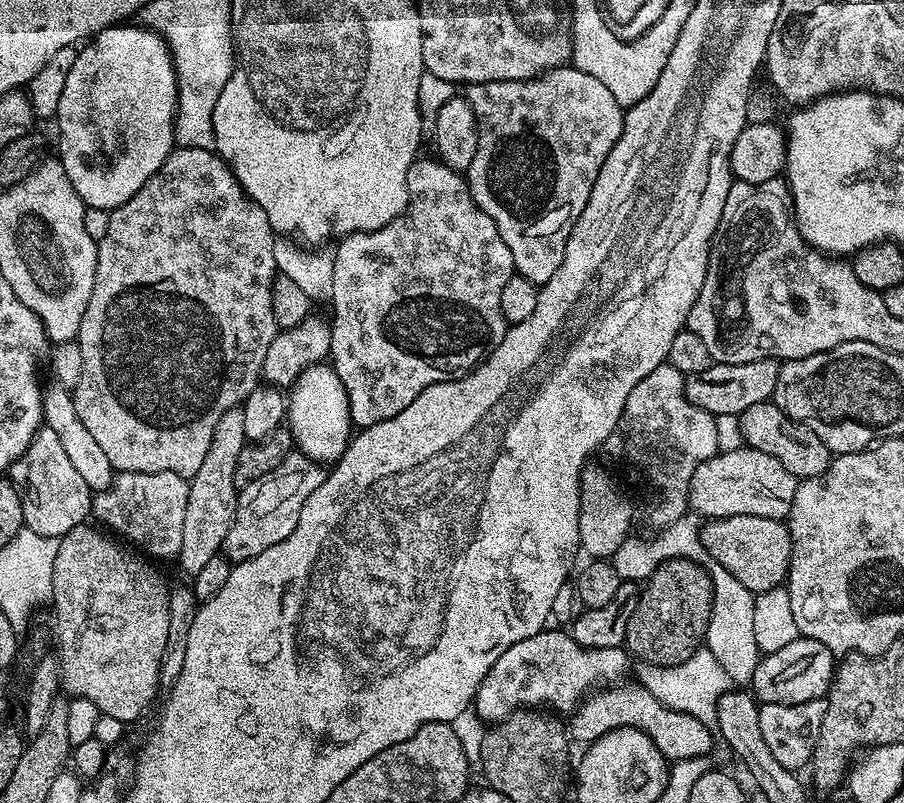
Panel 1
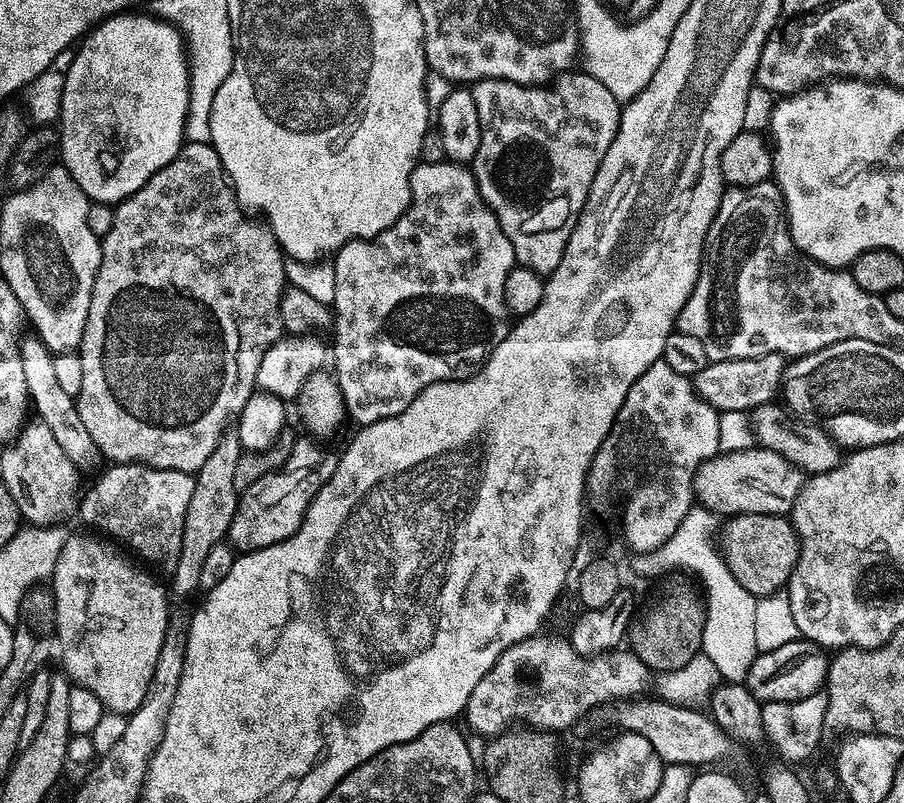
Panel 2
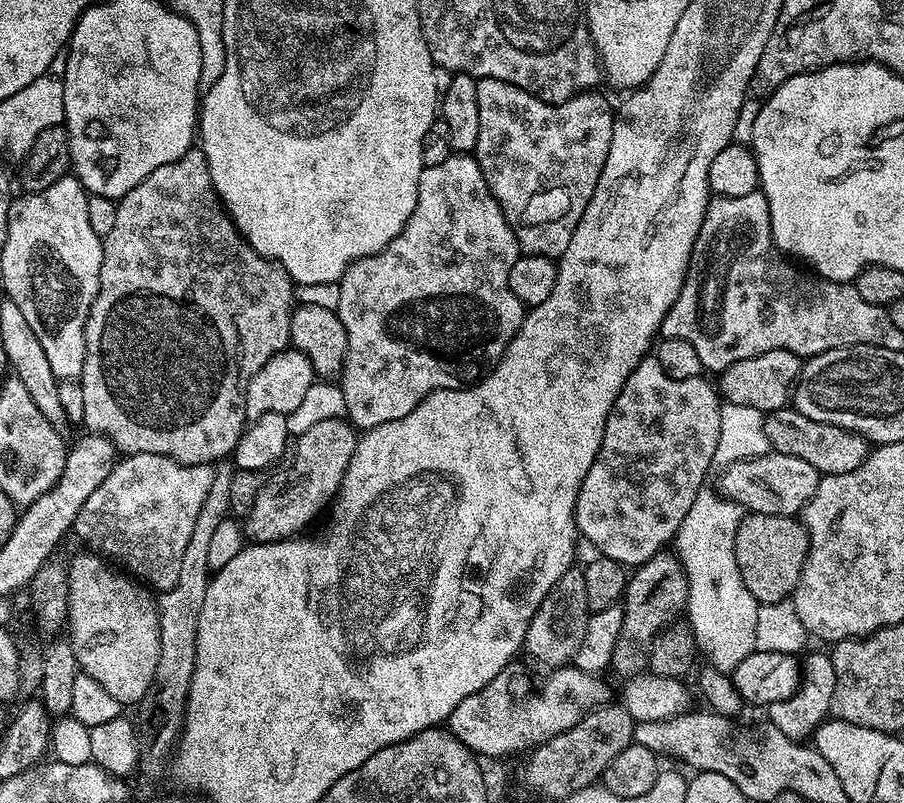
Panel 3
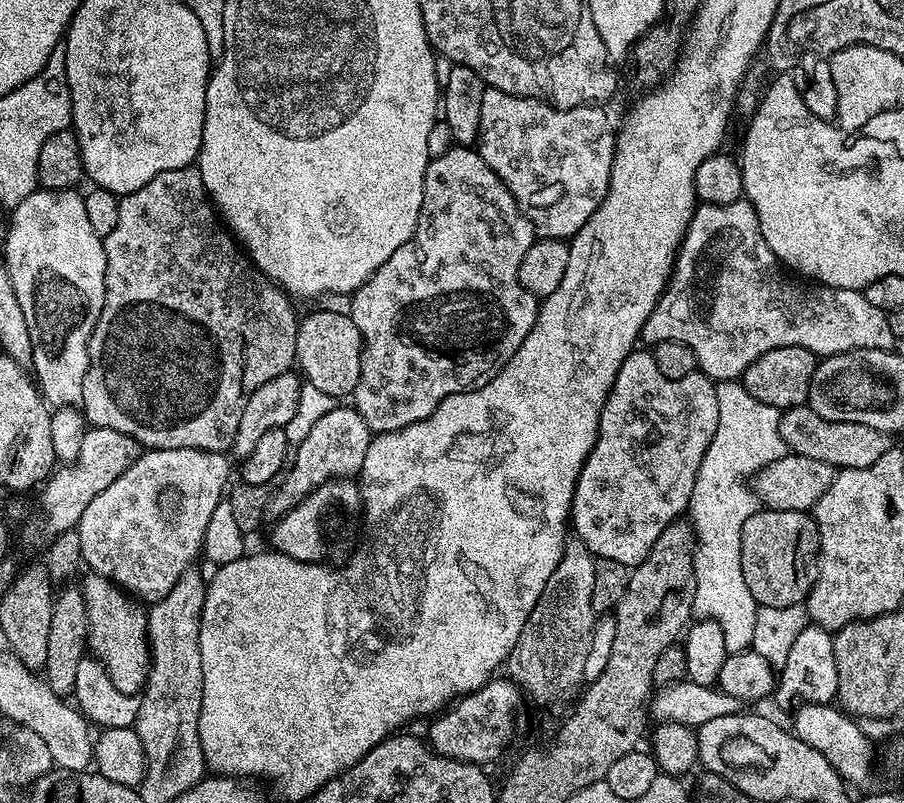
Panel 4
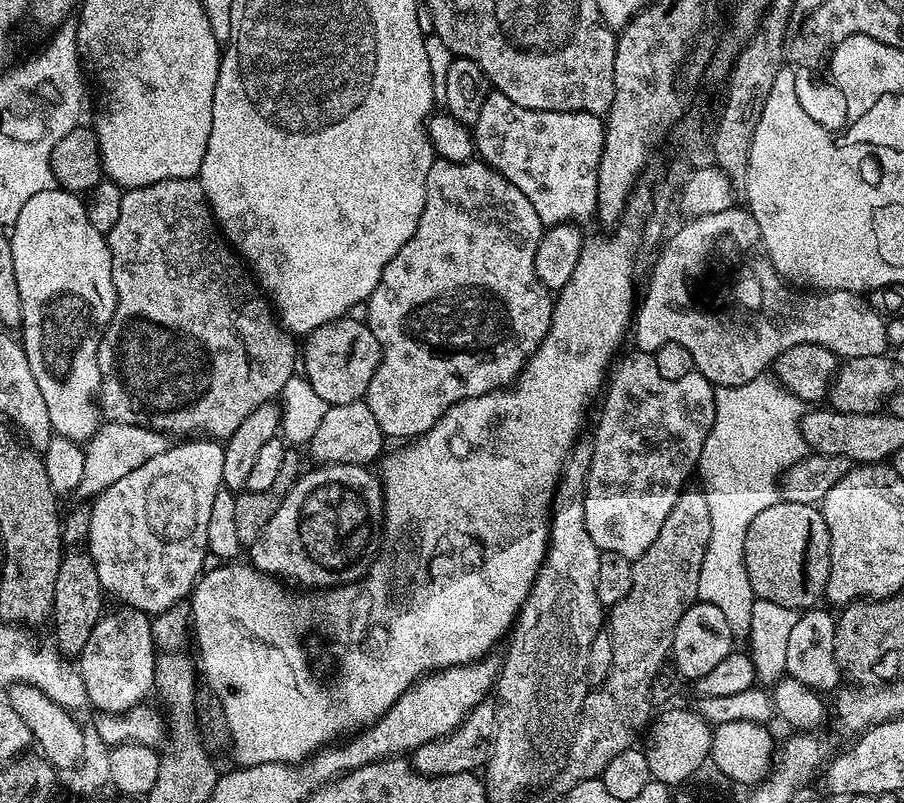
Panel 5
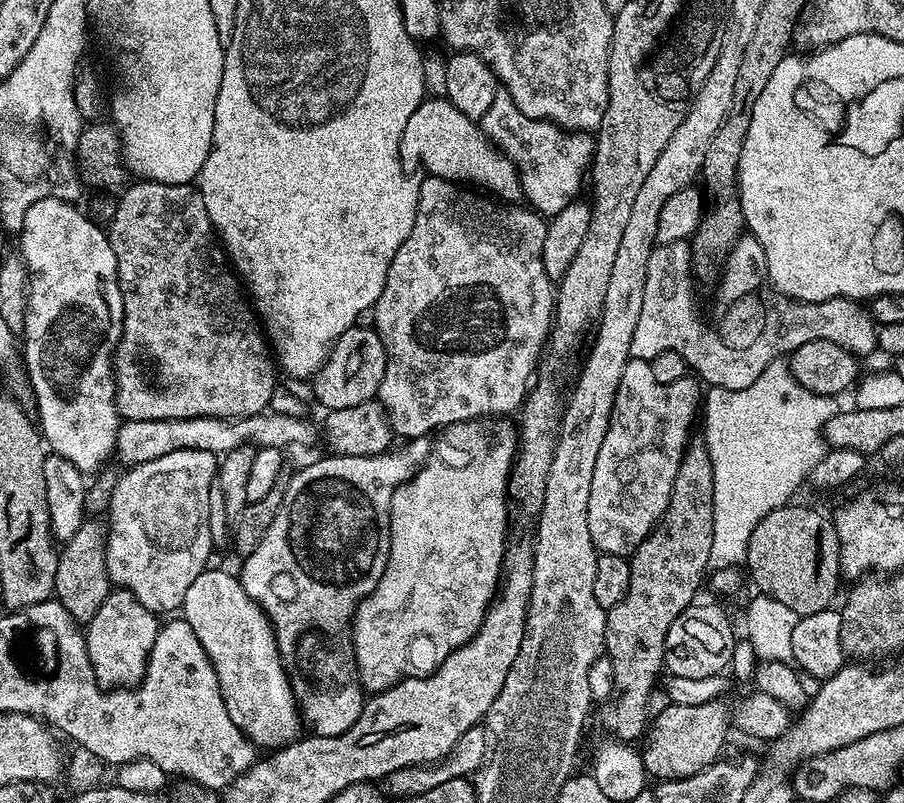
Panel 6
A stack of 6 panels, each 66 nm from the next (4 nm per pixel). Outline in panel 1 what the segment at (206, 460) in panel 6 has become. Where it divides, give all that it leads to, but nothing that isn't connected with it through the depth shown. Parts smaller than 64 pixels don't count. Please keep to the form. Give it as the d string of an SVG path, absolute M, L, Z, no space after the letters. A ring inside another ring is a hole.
M116 472L112 485L93 495L90 512L101 520L99 523L105 529L113 528L108 530L129 545L137 544L132 546L141 553L149 557L157 556L152 557L157 561L168 560L171 556L172 559L179 557L182 550L182 525L186 519L187 497L188 480L173 472Z

